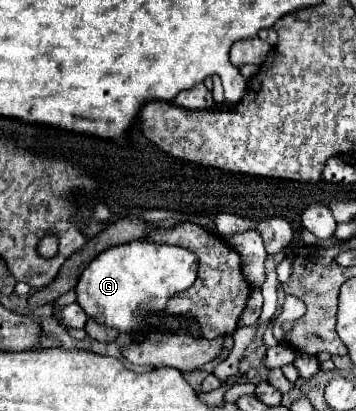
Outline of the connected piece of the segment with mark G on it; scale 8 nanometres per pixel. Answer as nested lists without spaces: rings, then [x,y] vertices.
[[[141,238],[141,240],[133,240],[129,244],[121,244],[121,246],[115,246],[115,248],[101,252],[83,270],[75,292],[77,292],[77,302],[85,308],[87,316],[95,318],[101,324],[113,326],[123,334],[129,334],[131,330],[139,328],[141,308],[143,308],[143,316],[147,316],[149,312],[163,310],[167,300],[173,294],[187,290],[195,282],[195,278],[197,278],[197,256],[193,252],[189,252],[187,248],[181,248],[181,246],[159,244],[159,242],[151,242],[147,238]]]

